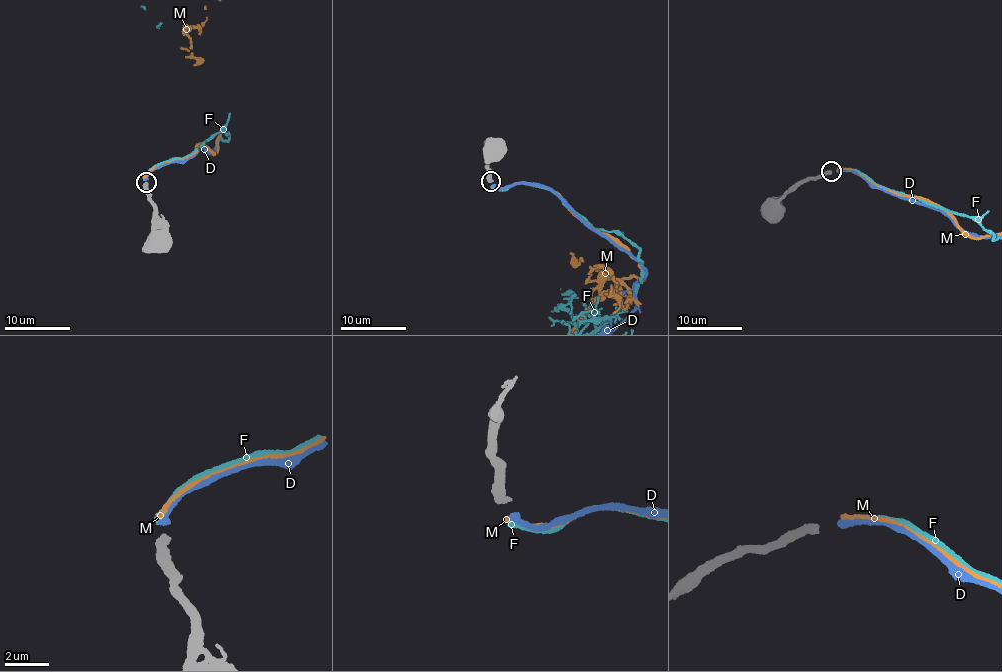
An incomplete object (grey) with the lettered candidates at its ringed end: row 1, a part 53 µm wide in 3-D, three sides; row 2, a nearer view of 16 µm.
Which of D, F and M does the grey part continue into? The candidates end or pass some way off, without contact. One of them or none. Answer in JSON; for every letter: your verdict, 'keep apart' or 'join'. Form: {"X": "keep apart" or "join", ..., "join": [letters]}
{"D": "join", "F": "keep apart", "M": "keep apart", "join": ["D"]}

